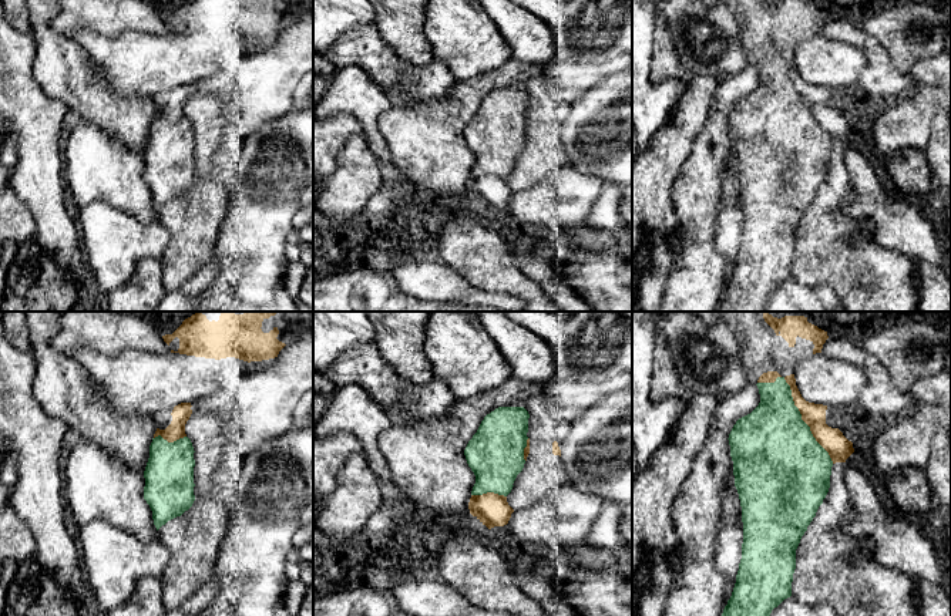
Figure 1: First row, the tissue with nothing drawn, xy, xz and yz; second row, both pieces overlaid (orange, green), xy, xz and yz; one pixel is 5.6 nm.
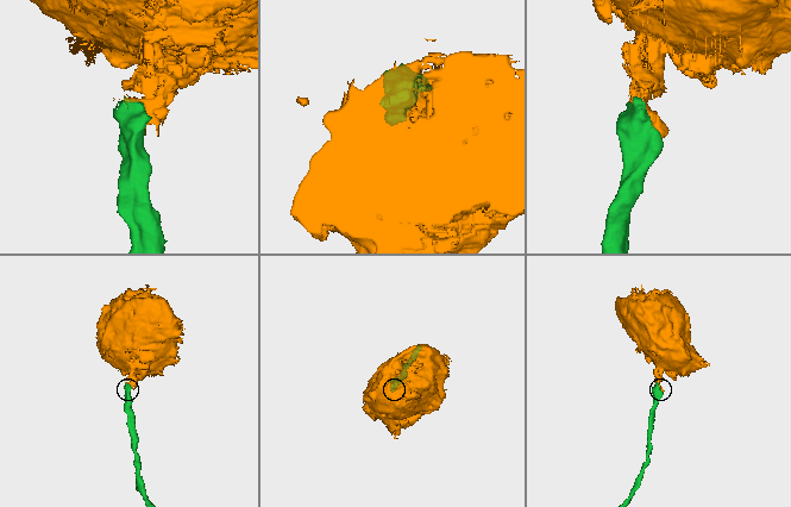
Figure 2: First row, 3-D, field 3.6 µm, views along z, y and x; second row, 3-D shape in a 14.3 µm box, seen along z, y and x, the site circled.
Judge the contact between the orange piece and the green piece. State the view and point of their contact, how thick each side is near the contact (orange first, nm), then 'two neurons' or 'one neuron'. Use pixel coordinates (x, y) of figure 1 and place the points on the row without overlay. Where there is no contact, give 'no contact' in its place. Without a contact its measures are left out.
yz (802, 100) | 140/480 nm | two neurons

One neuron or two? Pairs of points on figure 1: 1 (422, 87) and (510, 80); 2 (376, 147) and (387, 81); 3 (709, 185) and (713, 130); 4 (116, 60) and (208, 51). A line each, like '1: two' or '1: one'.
1: two
2: two
3: one
4: one

